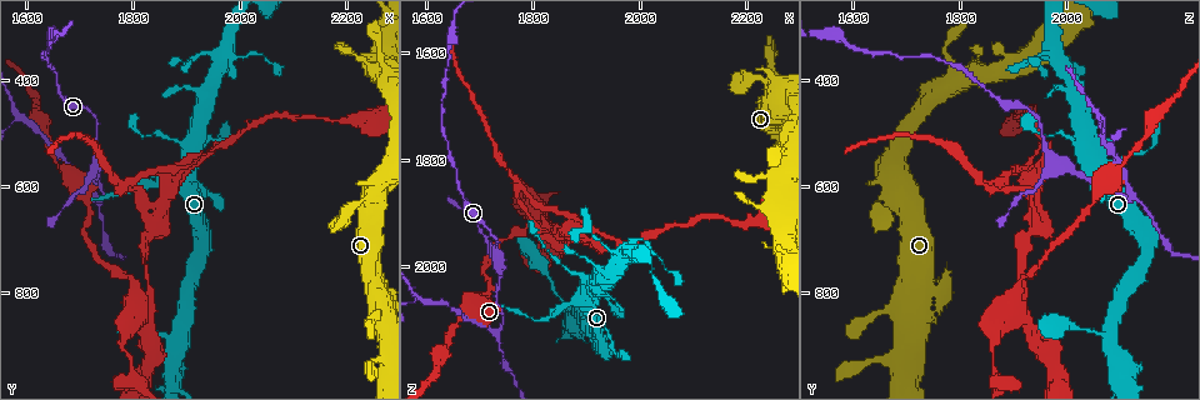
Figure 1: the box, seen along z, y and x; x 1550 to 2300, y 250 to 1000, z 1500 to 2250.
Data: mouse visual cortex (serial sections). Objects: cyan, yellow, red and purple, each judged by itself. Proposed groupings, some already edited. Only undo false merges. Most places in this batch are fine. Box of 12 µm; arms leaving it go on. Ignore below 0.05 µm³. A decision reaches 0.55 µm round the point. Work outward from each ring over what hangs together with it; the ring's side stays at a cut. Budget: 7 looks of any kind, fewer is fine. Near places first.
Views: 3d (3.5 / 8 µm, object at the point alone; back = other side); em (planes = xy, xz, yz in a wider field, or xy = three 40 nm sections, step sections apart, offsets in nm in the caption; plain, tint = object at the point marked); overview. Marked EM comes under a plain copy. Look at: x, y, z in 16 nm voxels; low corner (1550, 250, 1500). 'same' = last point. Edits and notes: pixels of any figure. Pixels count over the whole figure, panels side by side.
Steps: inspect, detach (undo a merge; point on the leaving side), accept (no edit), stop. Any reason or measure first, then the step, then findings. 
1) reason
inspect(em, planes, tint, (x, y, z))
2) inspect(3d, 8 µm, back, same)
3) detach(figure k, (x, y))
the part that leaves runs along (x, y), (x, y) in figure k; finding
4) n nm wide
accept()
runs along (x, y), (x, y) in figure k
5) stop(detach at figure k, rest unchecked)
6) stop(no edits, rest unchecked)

three arms meet
inspect(3d, 3.5 µm, (1735, 620, 2120))

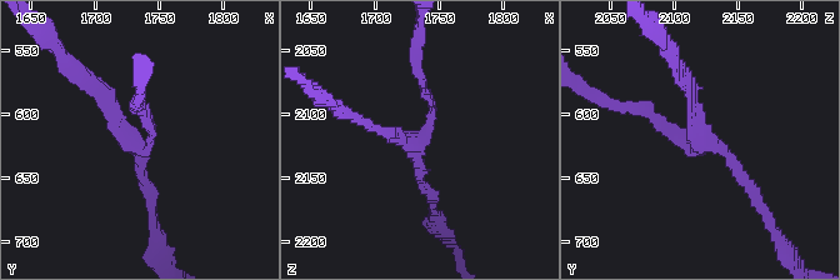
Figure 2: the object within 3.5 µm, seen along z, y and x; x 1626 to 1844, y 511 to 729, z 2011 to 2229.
3 arms; arms of 150, 150, 150 nm
inspect(em, planes, tint, (1730, 626, 2122))

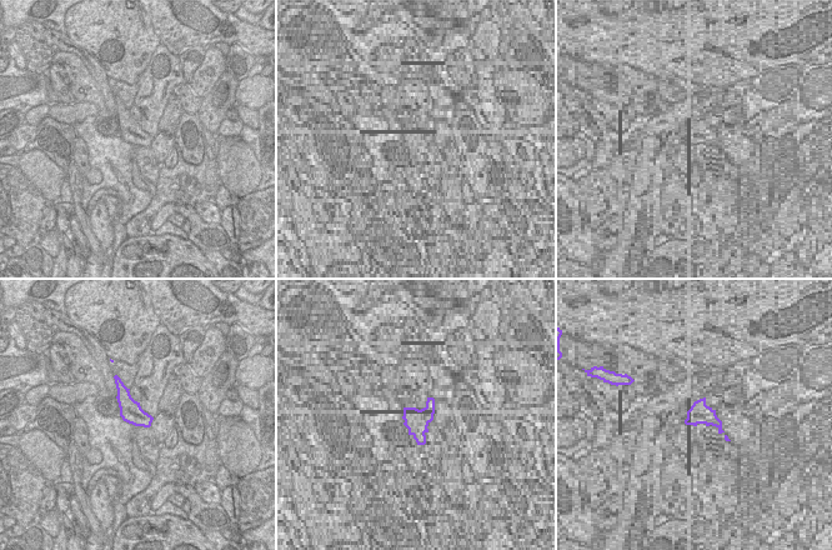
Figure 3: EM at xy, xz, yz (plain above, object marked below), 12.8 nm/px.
another direction
inspect(em, xy, step 3, tint, same)

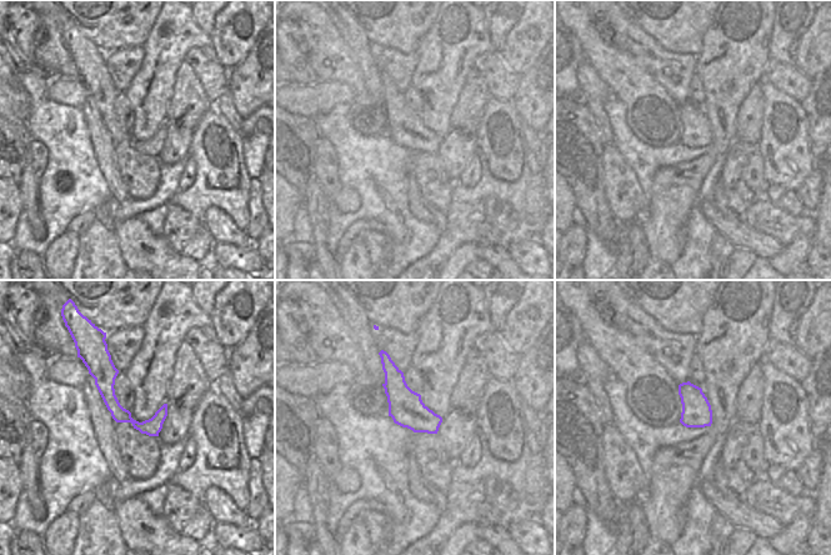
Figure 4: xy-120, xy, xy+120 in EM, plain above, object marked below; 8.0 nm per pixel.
accept()
one cell here

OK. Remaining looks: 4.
four-way junction
inspect(3d, 8 µm, (1815, 805, 1905))

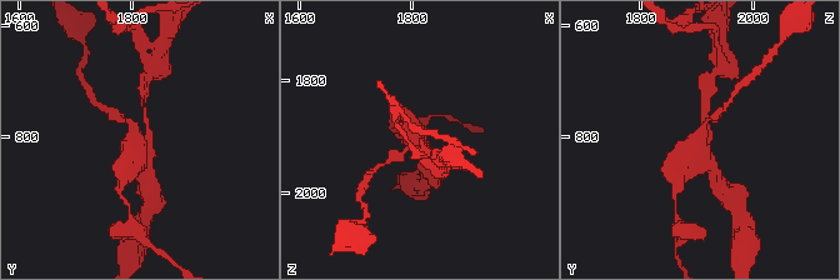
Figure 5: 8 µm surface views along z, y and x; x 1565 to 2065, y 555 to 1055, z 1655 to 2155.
4 arms; arms of 200, 200, 400, 600 nm
inspect(em, xy, step 5, tint, (1810, 800, 1900))

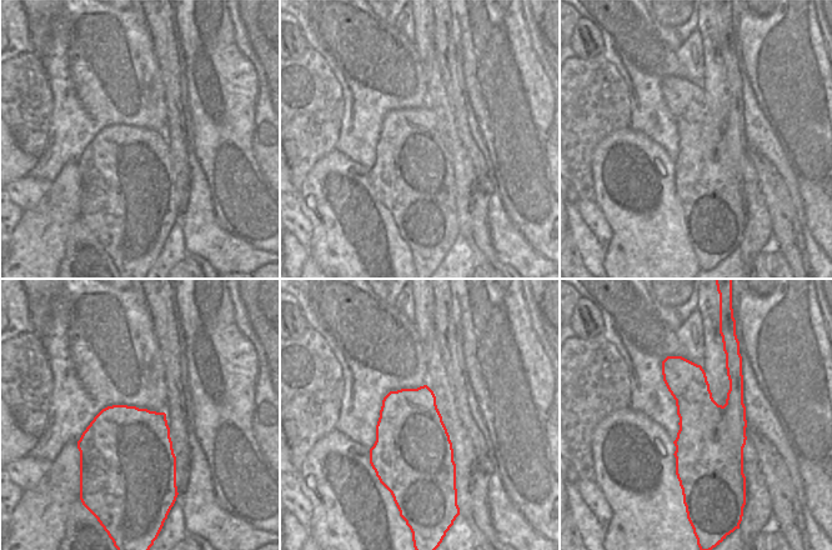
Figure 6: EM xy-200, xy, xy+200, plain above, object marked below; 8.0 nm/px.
detach(figure 5, (421, 165))
the part that leaves runs along (146, 139), (143, 86) in figure 5; two cells meet here

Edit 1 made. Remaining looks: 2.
stop(detach at figure 5, rest unchecked)

